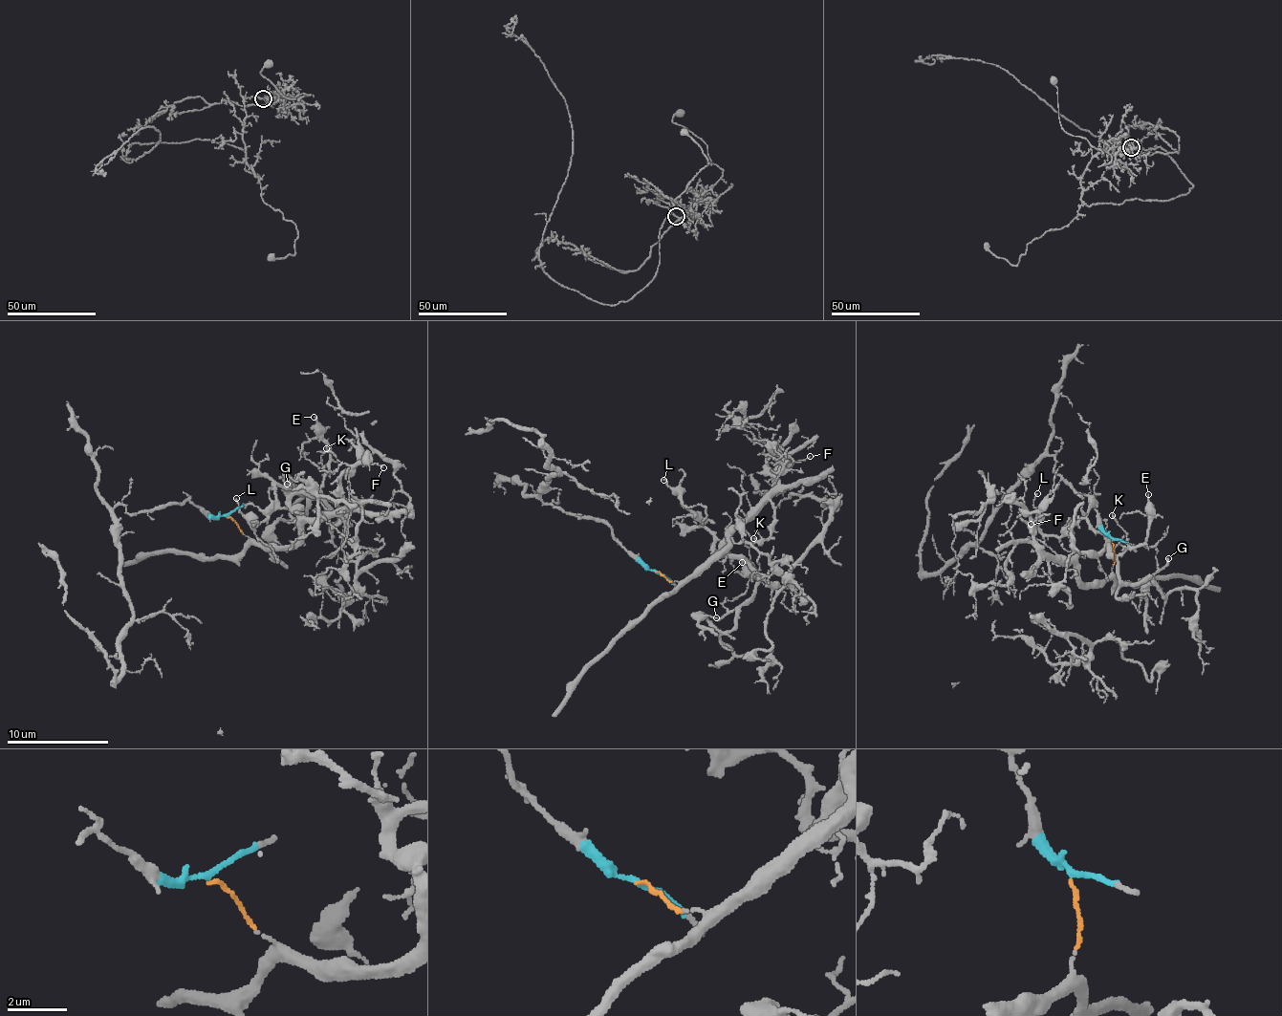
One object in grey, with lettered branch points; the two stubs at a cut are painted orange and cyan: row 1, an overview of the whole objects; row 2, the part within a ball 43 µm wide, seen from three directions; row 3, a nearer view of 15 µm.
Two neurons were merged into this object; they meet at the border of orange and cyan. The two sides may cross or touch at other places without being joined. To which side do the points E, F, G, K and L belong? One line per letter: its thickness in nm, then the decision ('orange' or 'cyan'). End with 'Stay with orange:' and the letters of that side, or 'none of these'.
E: 150 nm | orange
F: 90 nm | orange
G: 180 nm | orange
K: 120 nm | orange
L: 100 nm | orange
Stay with orange: E, F, G, K, L

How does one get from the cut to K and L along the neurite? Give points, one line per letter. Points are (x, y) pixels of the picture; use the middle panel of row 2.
K: (658, 572), (671, 582), (686, 581), (709, 565), (727, 543), (727, 532), (719, 555), (752, 567), (754, 538)
L: (658, 572), (671, 582), (686, 581), (727, 543), (727, 532), (716, 551), (704, 518), (662, 481)

